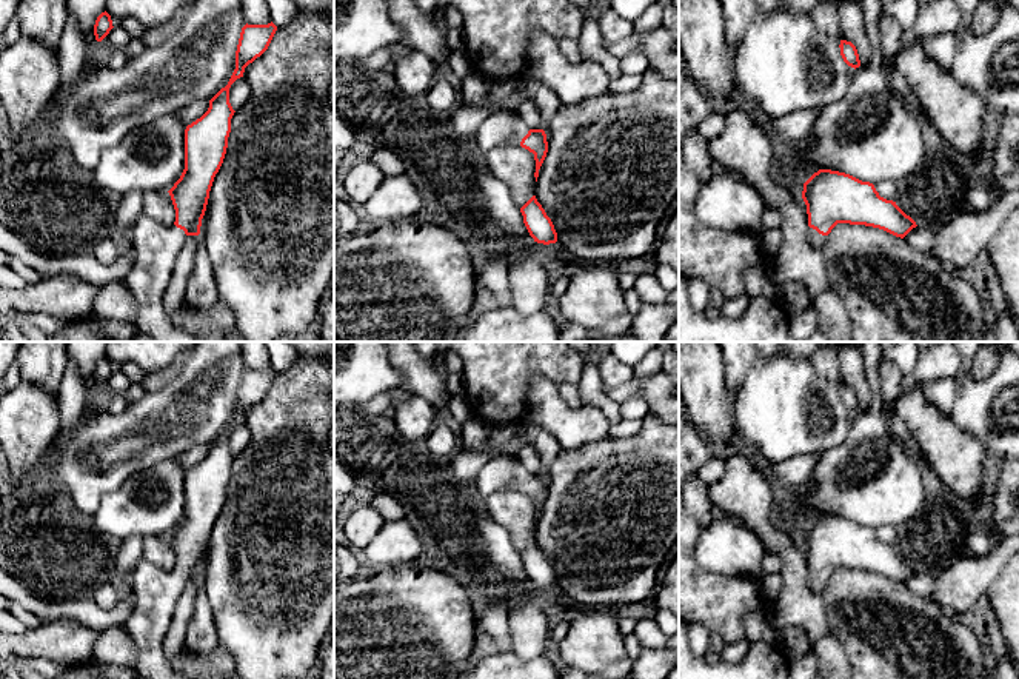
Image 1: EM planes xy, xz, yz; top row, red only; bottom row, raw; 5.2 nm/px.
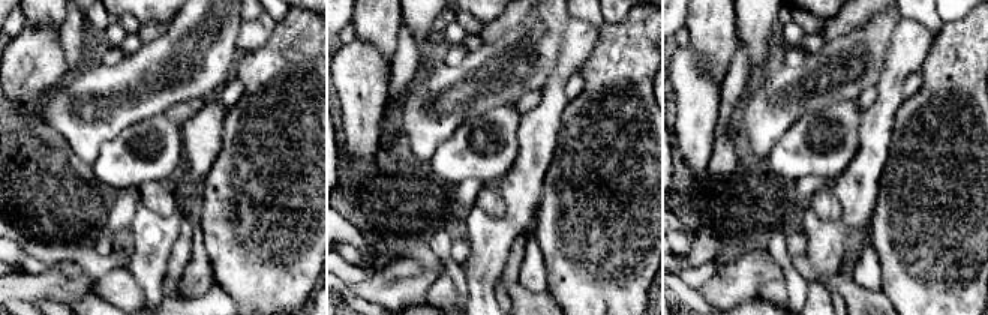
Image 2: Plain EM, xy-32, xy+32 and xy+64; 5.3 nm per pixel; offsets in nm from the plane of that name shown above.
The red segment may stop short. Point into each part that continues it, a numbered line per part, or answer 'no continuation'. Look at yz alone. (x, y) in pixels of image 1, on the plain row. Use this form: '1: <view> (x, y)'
1: yz (818, 585)

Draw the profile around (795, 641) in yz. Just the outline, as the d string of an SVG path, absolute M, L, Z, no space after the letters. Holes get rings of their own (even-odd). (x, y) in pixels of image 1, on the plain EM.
M788 625L776 631L774 642L788 657L804 656L813 651L808 633L802 627Z

